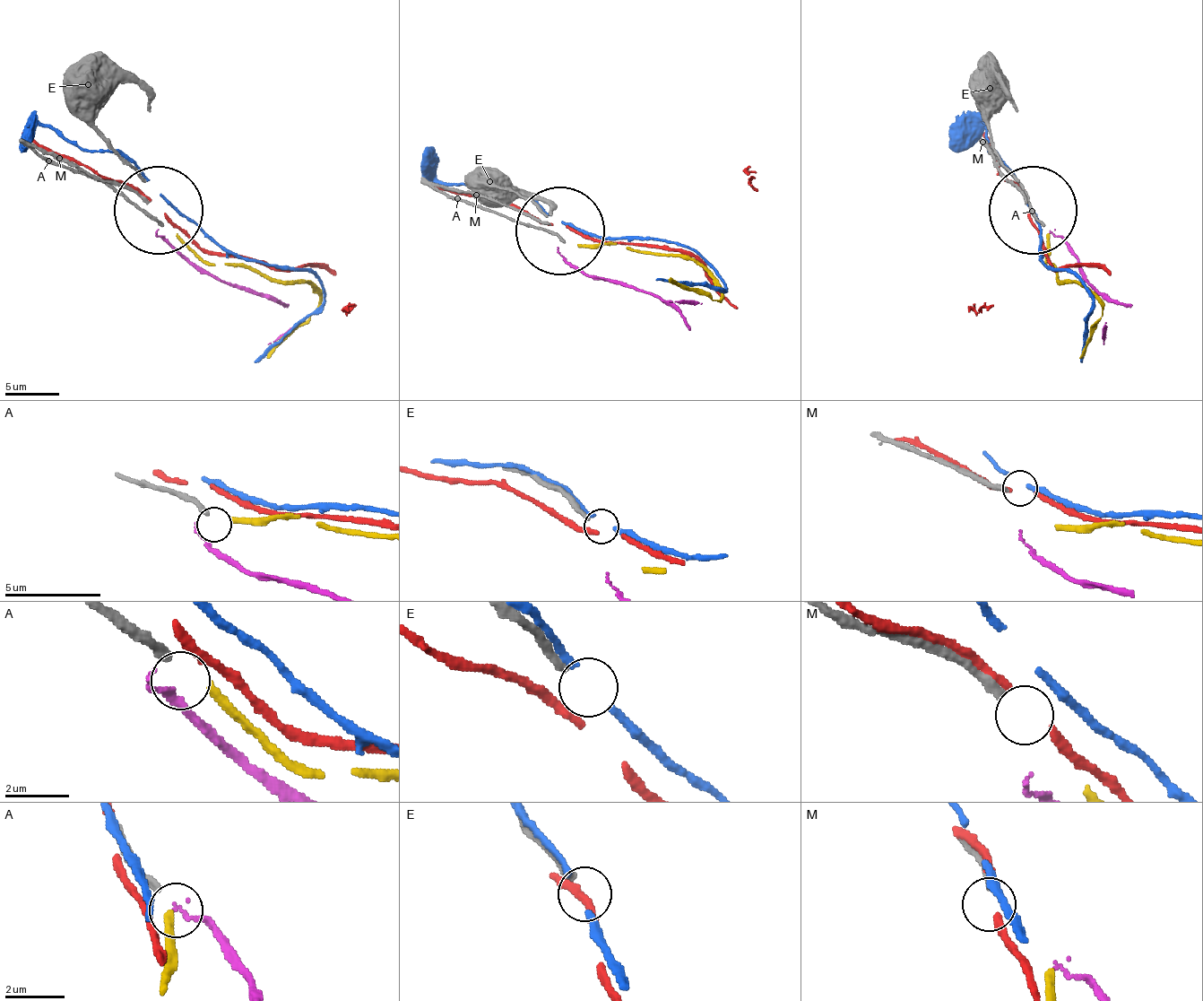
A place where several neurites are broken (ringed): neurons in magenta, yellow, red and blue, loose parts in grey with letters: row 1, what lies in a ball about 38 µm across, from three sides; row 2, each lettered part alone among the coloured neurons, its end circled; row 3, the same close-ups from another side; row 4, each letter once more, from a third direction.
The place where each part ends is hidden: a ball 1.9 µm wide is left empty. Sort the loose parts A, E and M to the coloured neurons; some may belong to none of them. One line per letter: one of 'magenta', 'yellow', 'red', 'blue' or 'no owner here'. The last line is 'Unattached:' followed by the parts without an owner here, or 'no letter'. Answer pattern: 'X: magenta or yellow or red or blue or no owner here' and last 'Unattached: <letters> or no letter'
A: no owner here
E: no owner here
M: no owner here
Unattached: A, E, M

